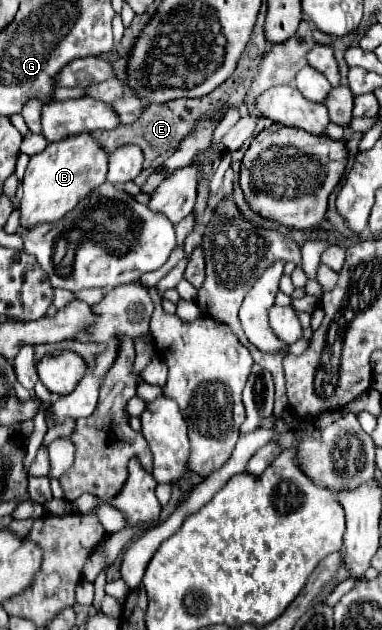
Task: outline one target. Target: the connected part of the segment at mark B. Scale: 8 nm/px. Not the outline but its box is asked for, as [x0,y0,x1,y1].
[21,135,107,227]

